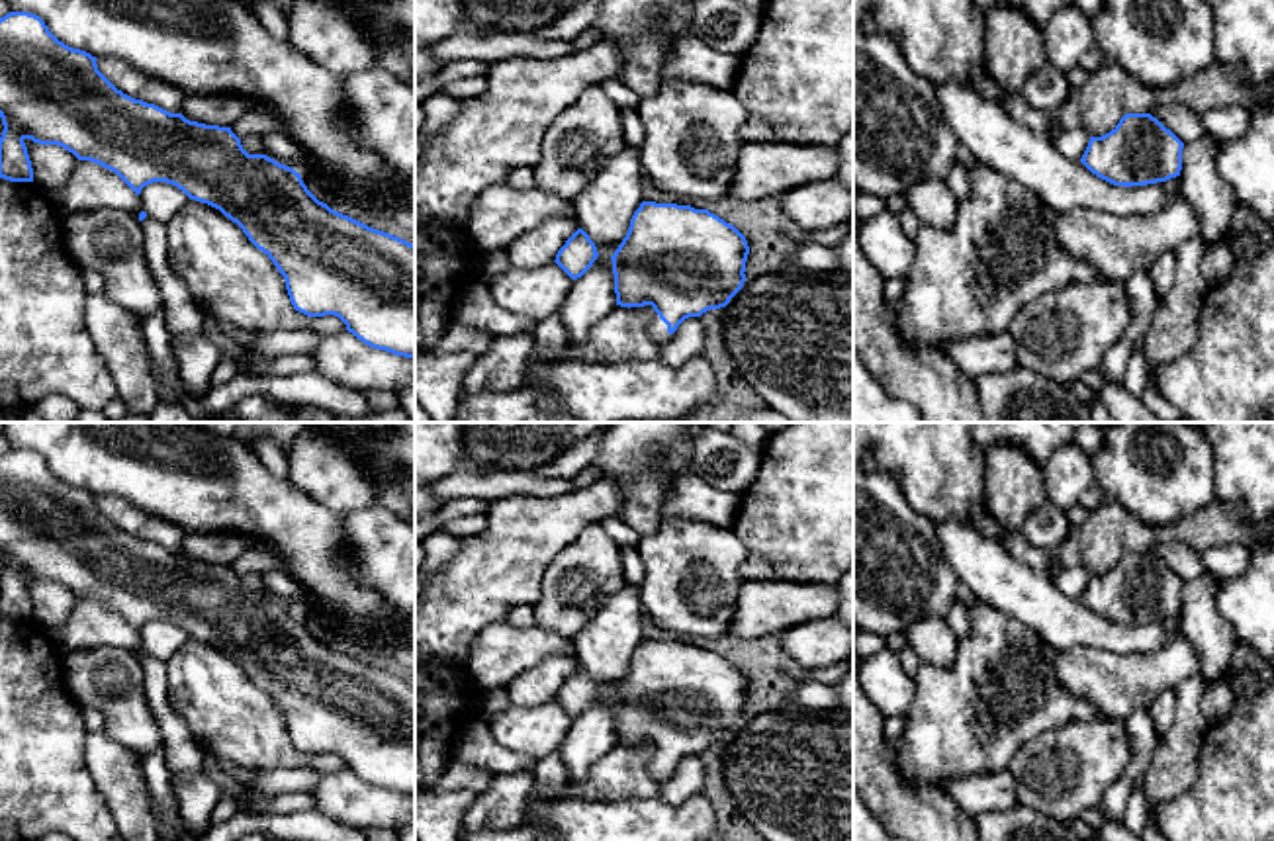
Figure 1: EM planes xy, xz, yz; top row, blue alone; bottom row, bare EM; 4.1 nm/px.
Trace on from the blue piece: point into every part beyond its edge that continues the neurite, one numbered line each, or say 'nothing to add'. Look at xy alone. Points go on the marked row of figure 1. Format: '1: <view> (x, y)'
1: xy (184, 317)

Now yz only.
nothing to add

